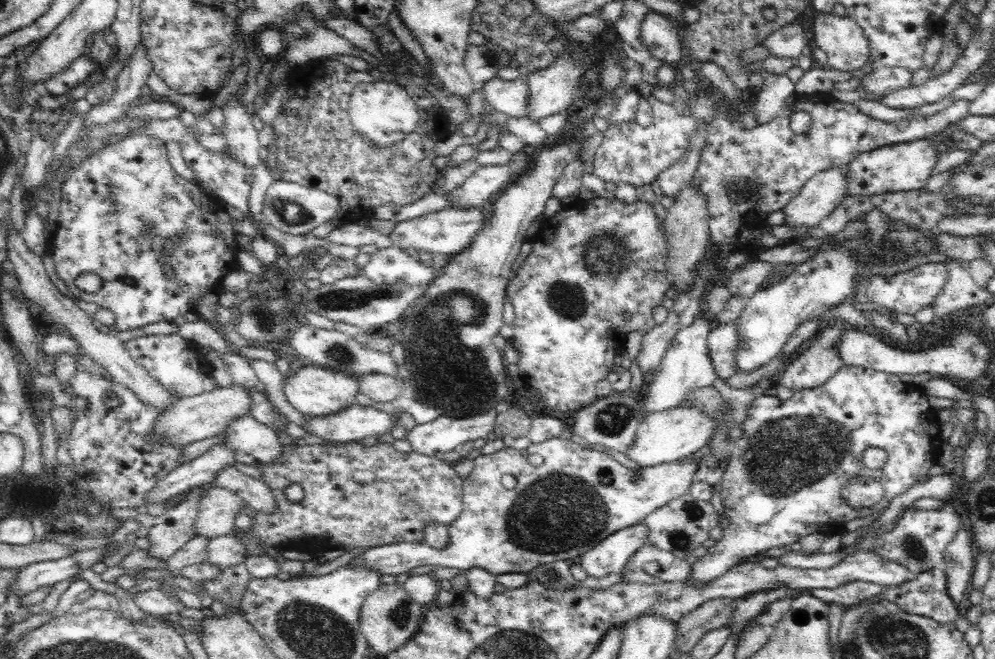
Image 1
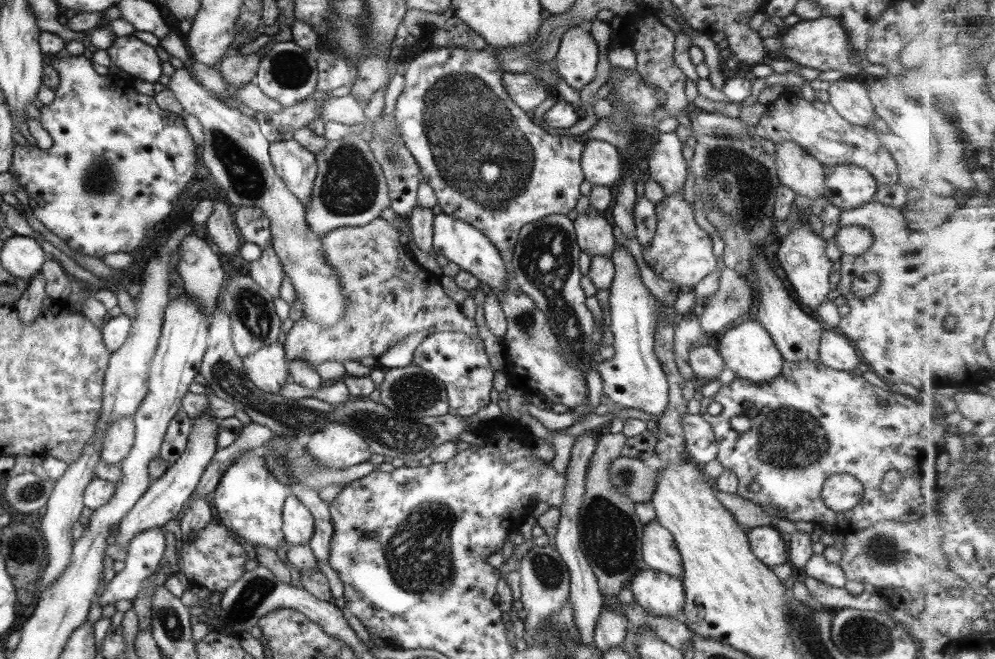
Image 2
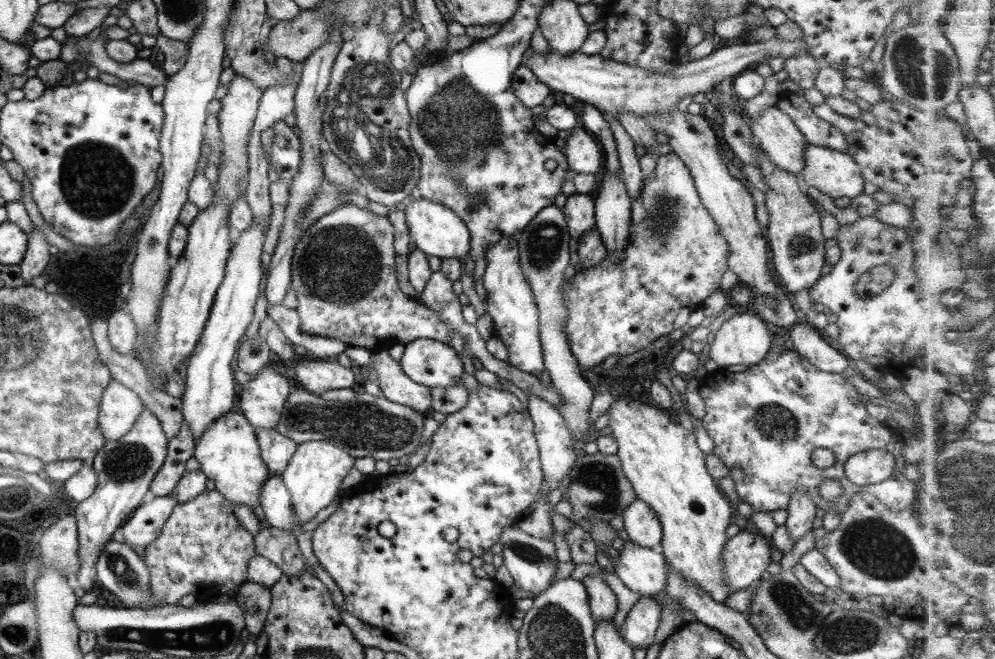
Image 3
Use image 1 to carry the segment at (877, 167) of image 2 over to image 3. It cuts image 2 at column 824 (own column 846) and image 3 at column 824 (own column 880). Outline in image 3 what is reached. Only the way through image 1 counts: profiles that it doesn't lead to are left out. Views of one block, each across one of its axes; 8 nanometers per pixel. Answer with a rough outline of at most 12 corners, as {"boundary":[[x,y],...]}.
{"boundary":[[780,95],[776,107],[807,143],[846,152],[843,134],[819,119],[803,96]]}

